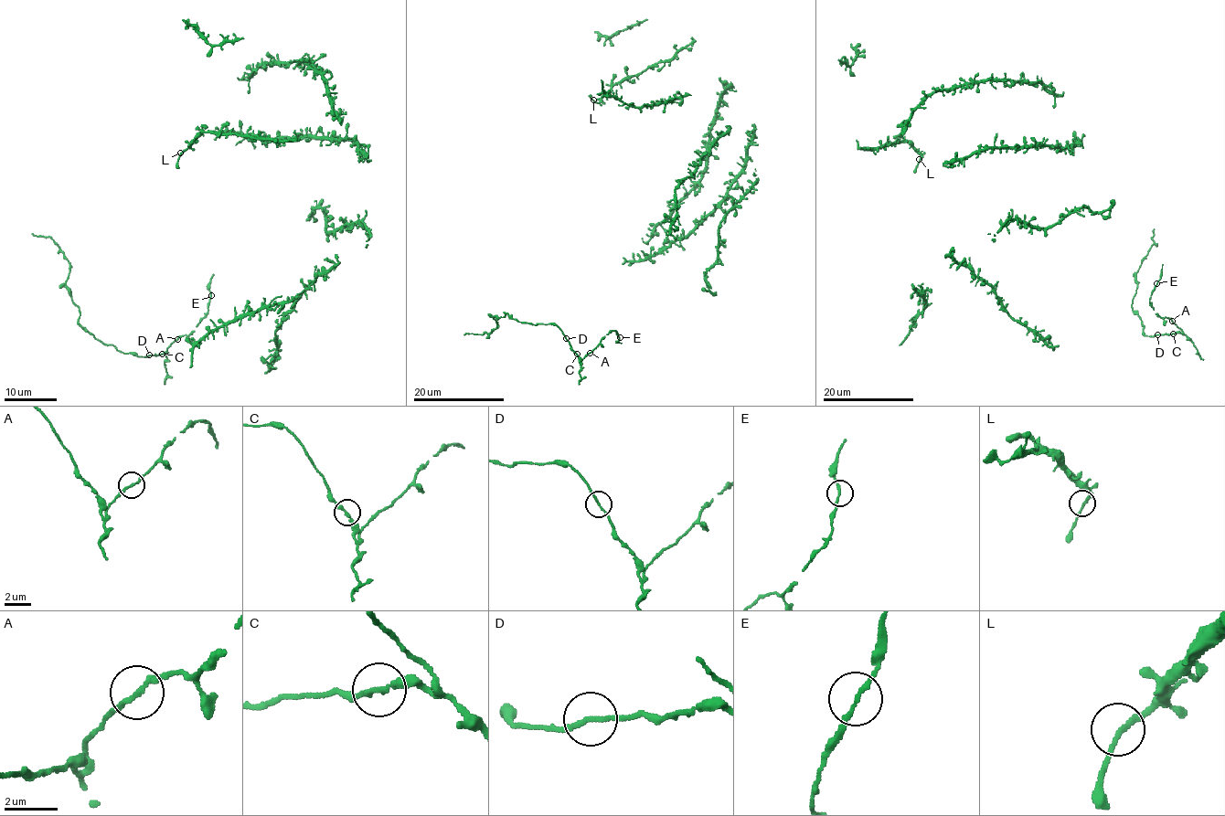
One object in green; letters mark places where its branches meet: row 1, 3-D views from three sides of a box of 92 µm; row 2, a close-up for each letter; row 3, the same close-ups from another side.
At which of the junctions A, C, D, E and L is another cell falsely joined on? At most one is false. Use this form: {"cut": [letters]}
{"cut": []}

